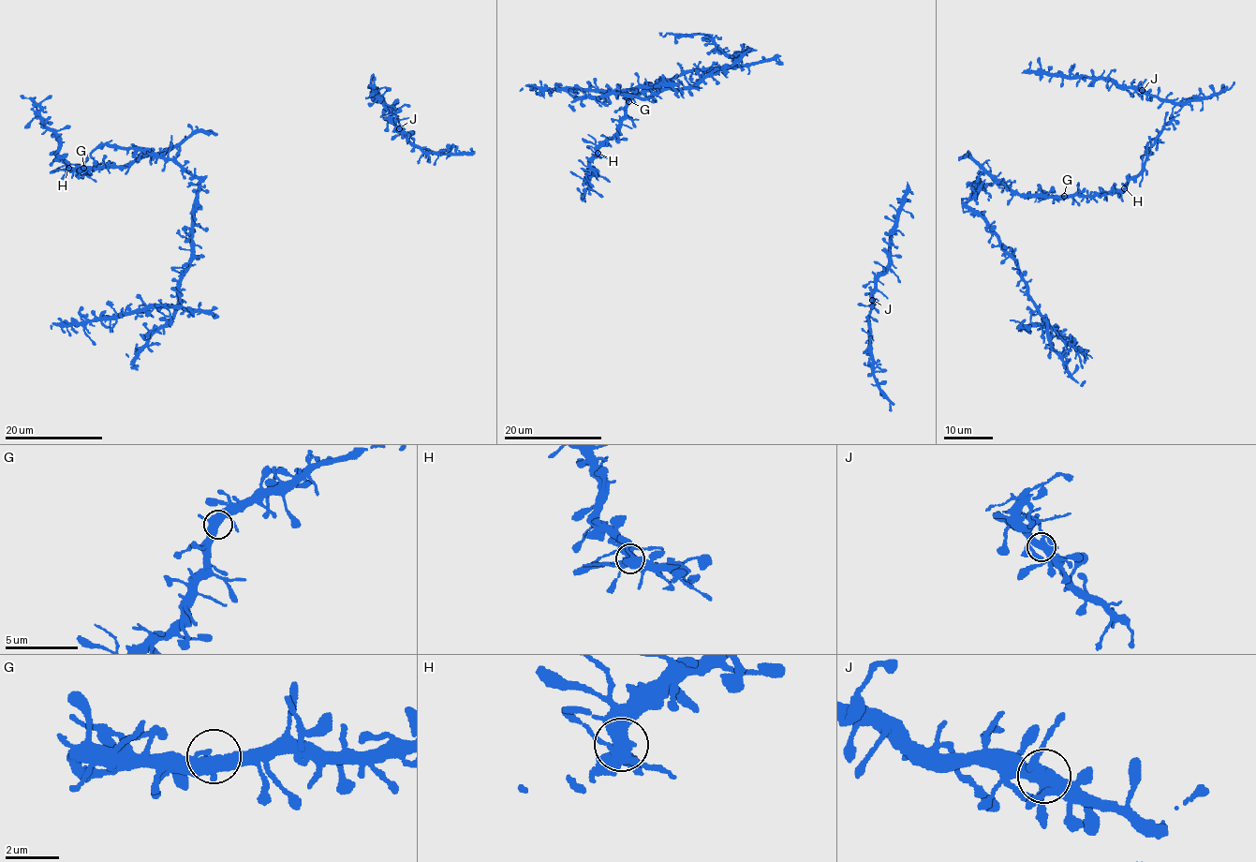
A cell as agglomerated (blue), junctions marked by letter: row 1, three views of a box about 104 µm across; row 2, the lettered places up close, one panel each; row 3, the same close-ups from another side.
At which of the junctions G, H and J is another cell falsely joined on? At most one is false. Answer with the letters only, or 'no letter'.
no letter

